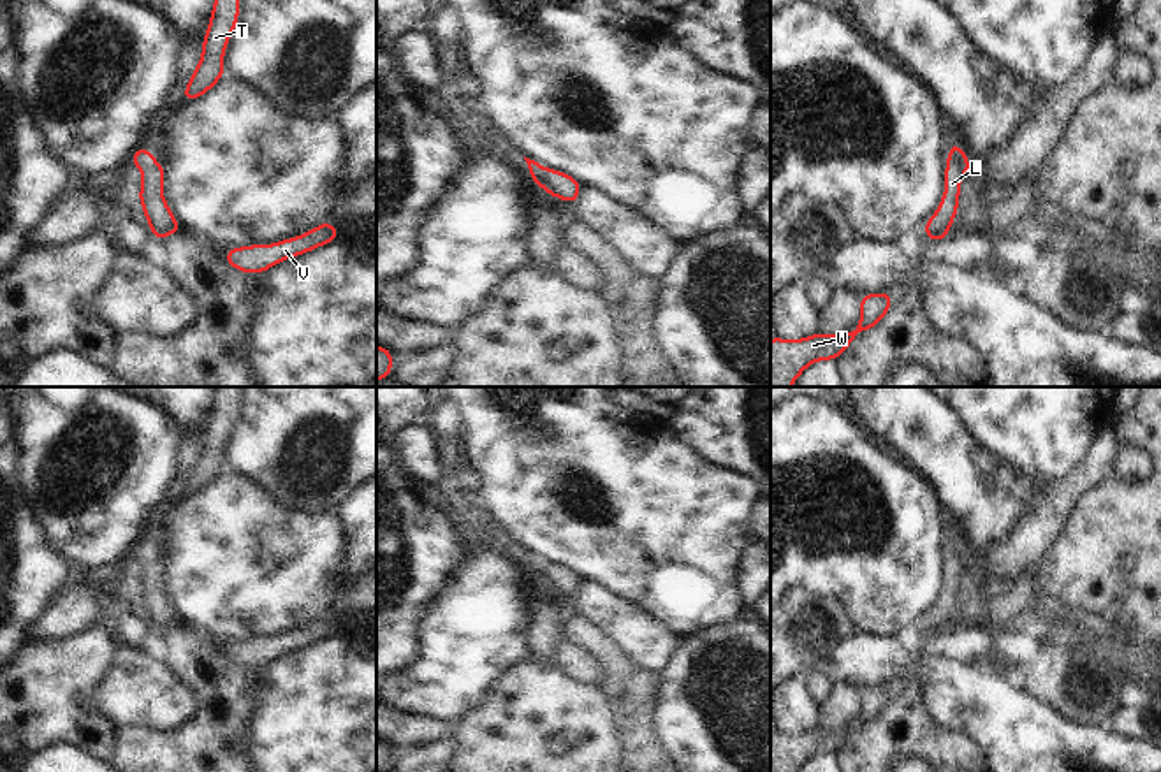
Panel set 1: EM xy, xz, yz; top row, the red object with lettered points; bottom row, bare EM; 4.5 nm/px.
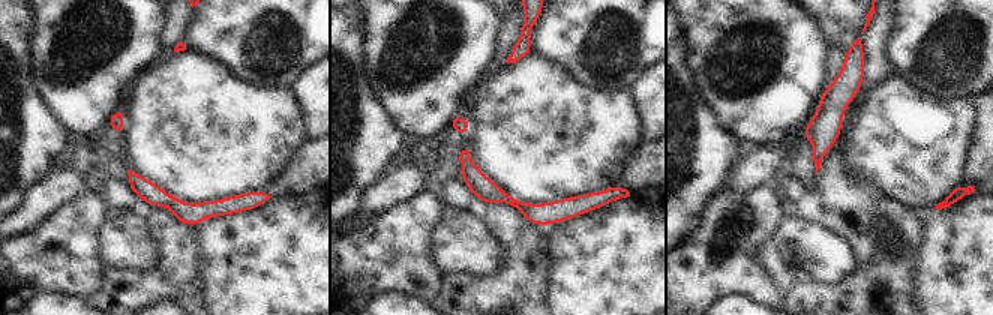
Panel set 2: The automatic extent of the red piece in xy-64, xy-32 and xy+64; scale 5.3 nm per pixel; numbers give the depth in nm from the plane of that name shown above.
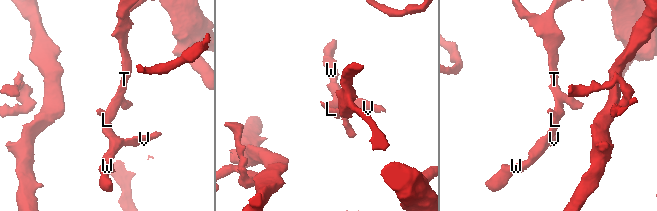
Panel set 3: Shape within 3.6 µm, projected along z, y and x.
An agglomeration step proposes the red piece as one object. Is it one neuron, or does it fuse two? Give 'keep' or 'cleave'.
keep

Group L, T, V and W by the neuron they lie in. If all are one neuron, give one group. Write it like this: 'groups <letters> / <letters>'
groups L T V W

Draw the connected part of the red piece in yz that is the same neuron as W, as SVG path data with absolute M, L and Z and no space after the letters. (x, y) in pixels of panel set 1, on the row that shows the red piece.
M888 292L860 294L860 322L843 334L816 332L802 339L770 339L770 387L792 387L793 382L816 361L837 361L858 334L878 325L894 299Z

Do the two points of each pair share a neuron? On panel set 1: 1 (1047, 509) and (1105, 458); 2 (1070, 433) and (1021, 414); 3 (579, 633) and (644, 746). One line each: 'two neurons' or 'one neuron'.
1: one neuron
2: one neuron
3: one neuron

